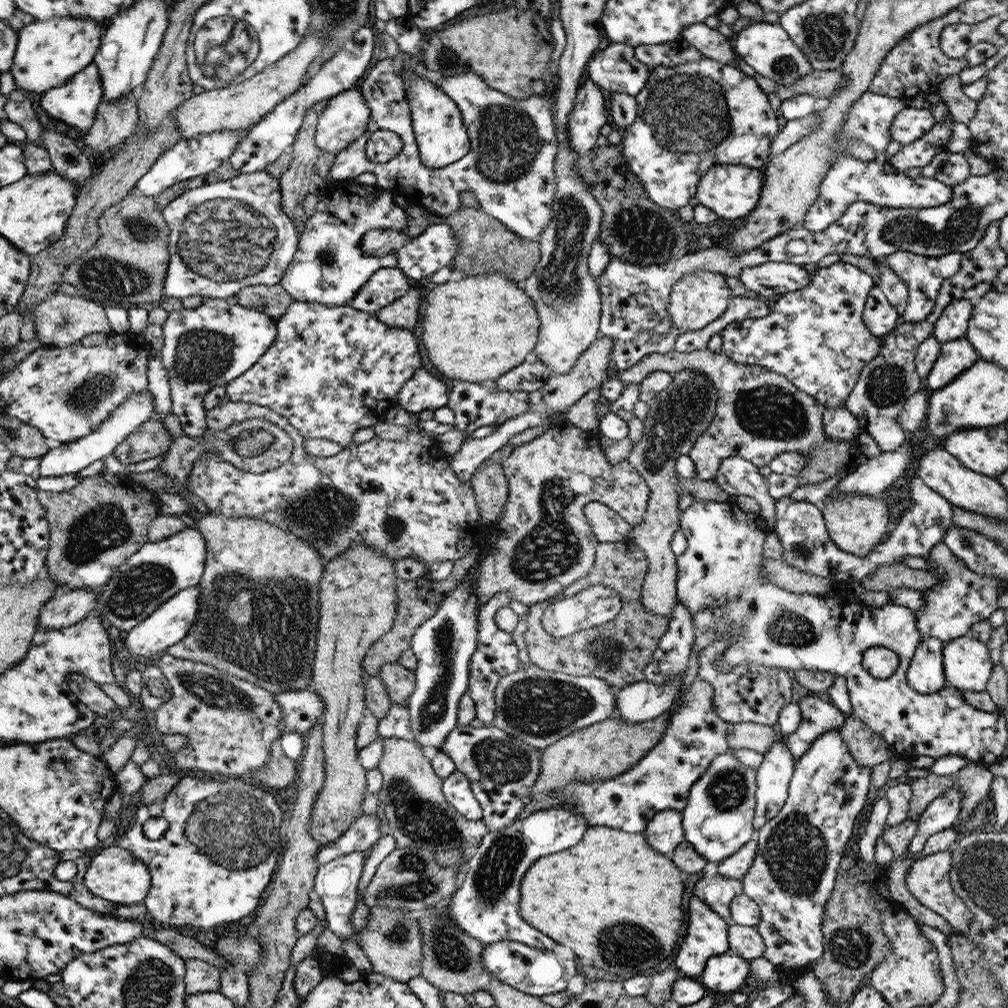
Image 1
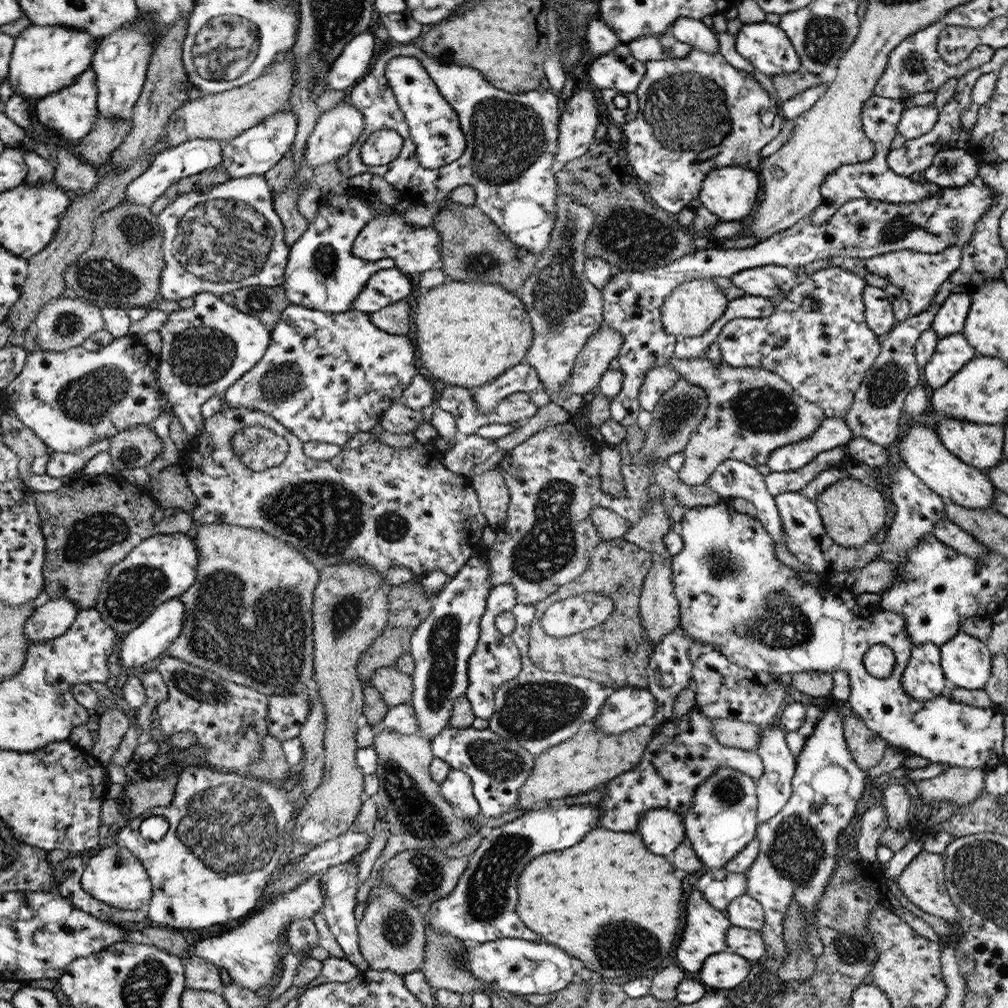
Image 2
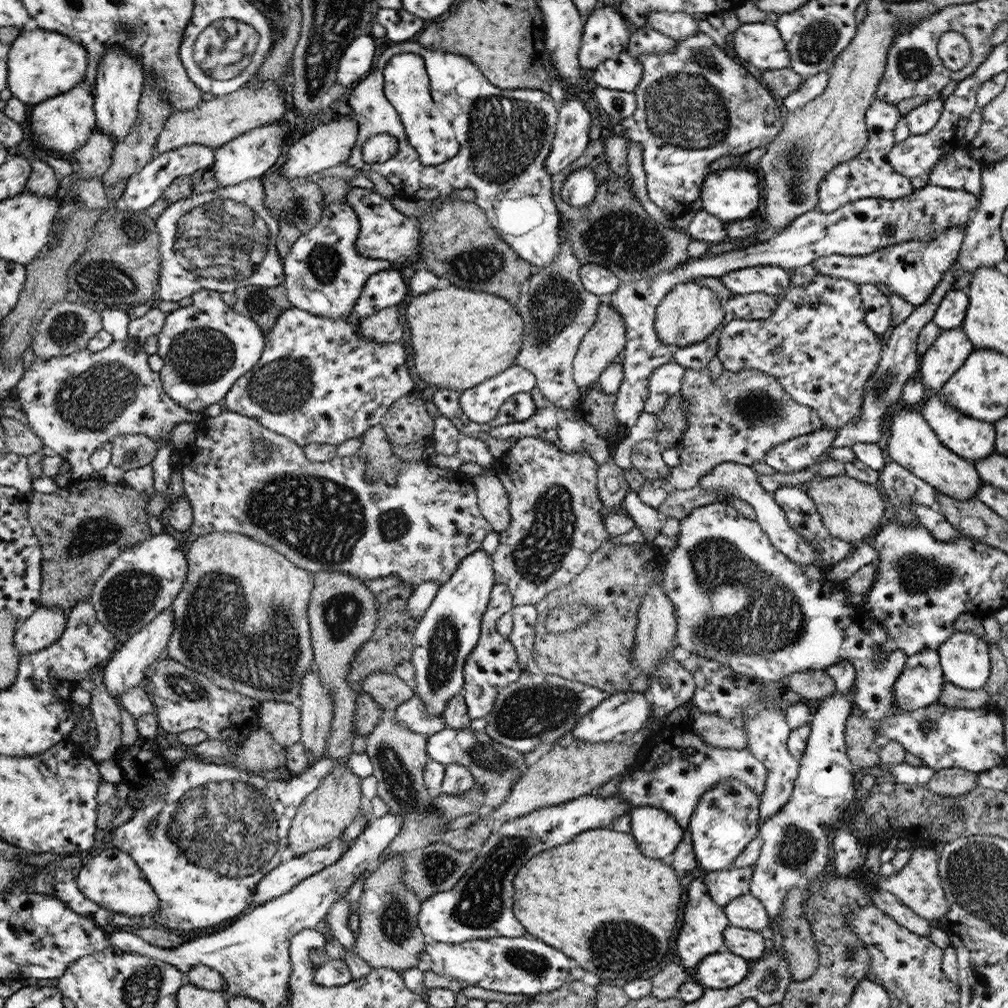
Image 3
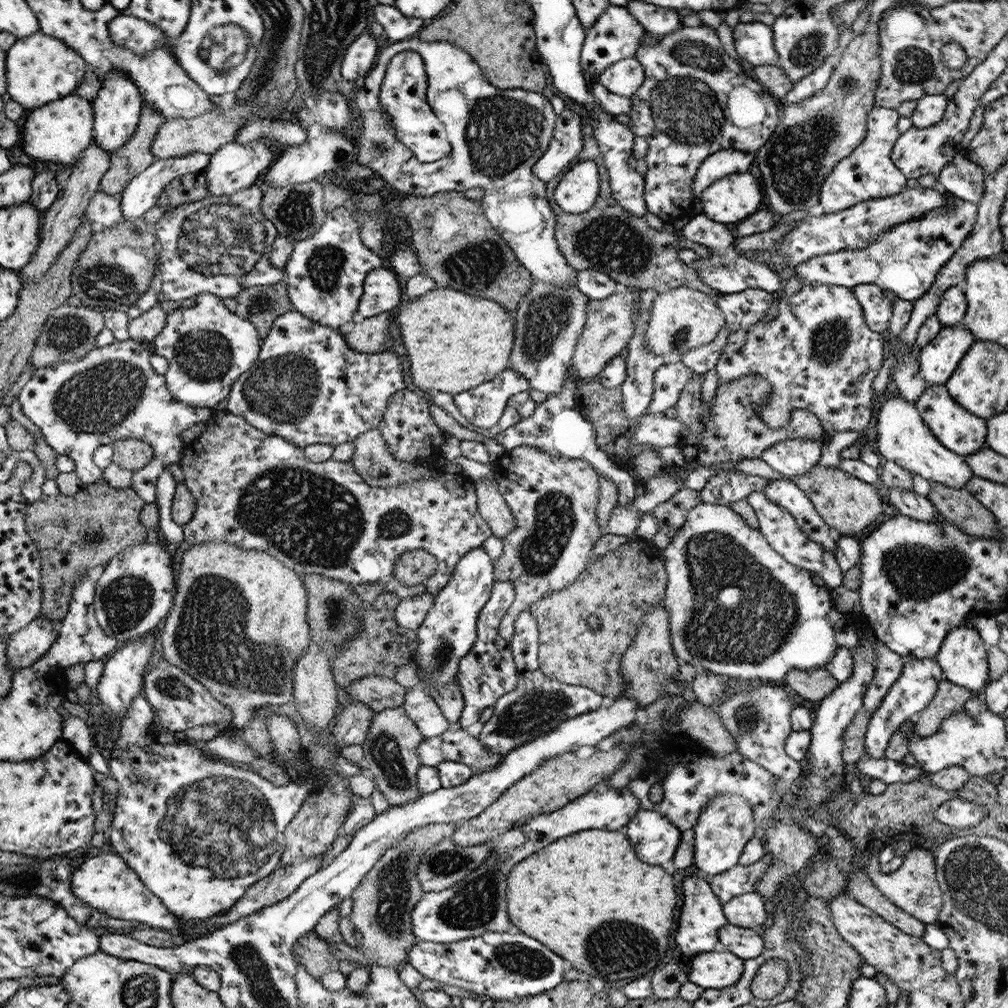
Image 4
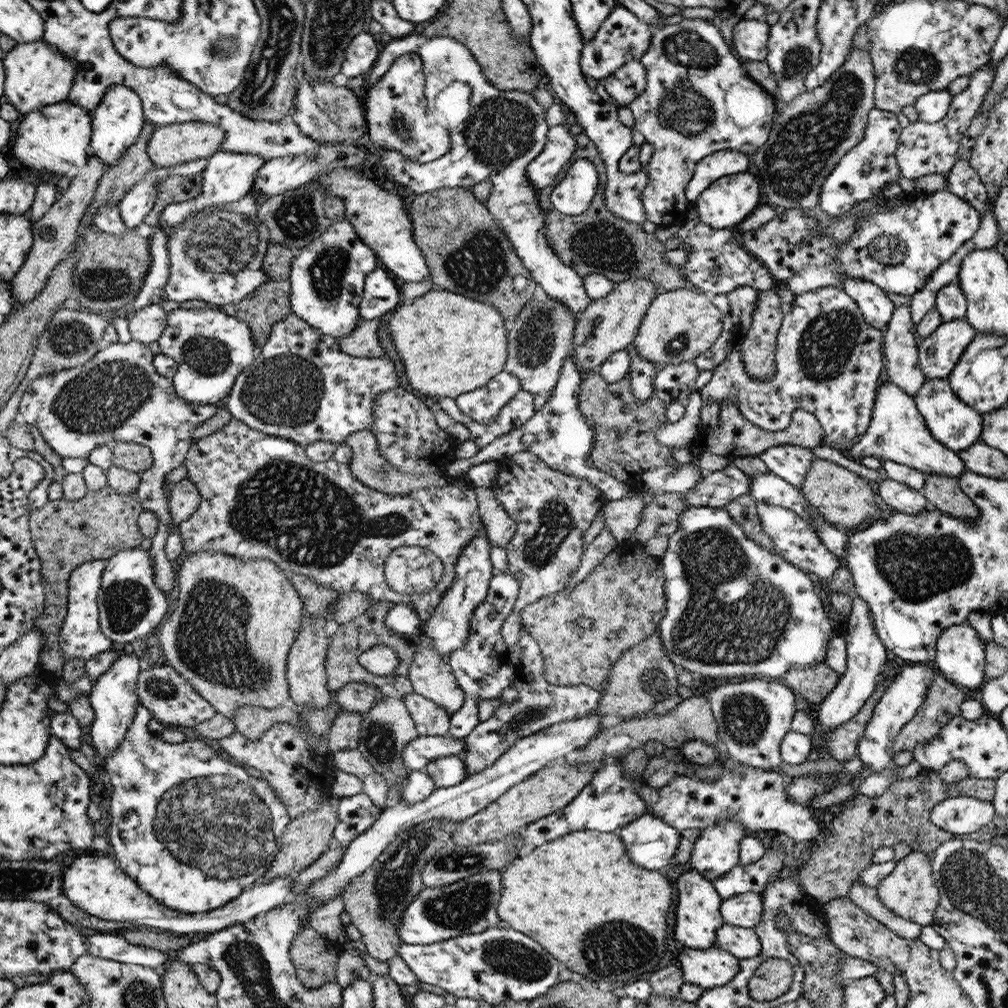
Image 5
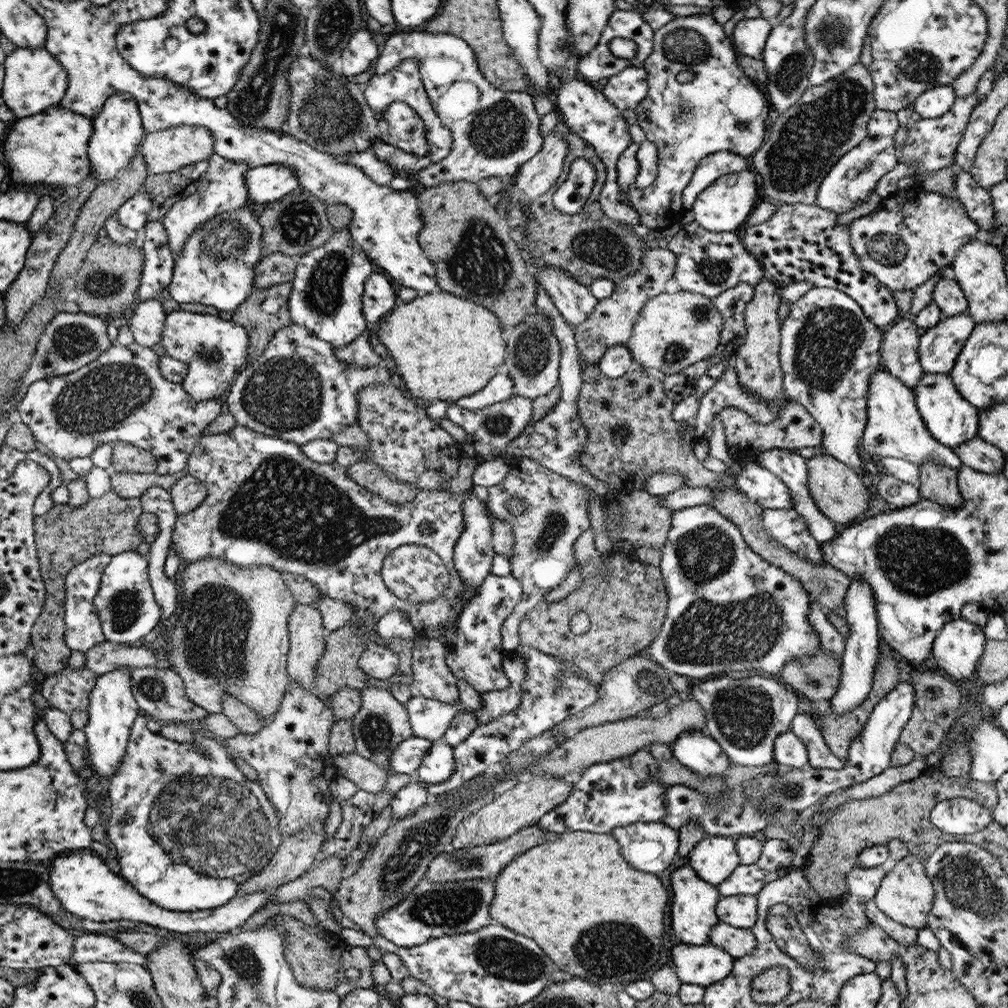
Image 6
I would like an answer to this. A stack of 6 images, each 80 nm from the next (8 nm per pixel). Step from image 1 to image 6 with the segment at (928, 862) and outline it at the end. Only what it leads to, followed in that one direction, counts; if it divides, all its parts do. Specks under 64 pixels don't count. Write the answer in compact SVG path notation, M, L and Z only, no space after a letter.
M906 855L896 863L892 871L884 875L873 897L880 912L894 922L916 930L926 927L928 913L932 910L934 900L934 887L932 881L927 877L923 864L924 861L918 859L917 856Z

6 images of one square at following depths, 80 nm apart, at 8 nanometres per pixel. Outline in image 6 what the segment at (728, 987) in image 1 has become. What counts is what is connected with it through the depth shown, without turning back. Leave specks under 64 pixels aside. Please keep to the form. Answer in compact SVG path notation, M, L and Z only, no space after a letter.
M678 944L672 950L672 962L678 979L683 984L696 984L704 988L728 978L734 958L713 945L688 946Z

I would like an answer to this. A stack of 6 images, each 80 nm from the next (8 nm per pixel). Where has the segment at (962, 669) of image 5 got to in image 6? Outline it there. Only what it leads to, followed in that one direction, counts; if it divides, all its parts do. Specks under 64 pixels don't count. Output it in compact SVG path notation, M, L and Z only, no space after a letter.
M960 617L936 633L931 652L951 680L976 680L975 670L986 641L984 628Z

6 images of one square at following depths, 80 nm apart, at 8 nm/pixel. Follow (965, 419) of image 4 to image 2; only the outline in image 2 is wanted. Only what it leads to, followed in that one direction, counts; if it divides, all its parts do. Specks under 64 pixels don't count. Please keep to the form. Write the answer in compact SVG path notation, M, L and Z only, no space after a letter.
M950 416L936 419L933 425L941 443L961 462L978 468L982 472L992 470L1000 462L1004 462L1004 431L1003 425L976 424L975 422L961 421Z

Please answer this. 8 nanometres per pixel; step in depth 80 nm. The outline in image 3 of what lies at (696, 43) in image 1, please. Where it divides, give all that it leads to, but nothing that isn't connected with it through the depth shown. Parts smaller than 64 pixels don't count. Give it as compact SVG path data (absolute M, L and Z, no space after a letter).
M652 12L648 16L647 26L672 38L676 42L688 40L690 36L700 34L696 20L682 12L674 12L674 14L668 14L668 12Z

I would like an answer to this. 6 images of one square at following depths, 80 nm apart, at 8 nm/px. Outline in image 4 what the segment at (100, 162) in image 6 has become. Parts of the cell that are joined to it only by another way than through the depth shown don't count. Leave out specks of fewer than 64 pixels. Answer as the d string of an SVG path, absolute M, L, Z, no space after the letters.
M112 70L105 77L103 88L94 102L94 142L110 155L134 136L142 117L143 97L134 79L124 70Z

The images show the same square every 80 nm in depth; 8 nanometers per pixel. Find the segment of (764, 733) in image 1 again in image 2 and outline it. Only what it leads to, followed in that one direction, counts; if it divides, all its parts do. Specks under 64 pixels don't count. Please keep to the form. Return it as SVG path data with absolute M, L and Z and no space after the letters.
M723 718L713 719L712 733L716 741L724 746L756 751L760 738L762 738L760 732L762 732L762 727L750 722Z

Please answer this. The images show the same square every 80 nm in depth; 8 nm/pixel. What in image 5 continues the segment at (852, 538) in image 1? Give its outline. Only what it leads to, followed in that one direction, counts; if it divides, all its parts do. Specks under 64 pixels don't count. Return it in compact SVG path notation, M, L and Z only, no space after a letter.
M826 459L812 461L802 482L801 492L825 521L839 529L860 528L878 510L877 492L873 483Z

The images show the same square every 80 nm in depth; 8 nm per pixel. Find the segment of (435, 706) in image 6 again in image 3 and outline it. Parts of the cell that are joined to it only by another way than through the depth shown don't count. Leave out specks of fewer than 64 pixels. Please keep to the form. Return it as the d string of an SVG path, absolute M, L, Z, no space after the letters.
M420 695L410 697L392 713L395 721L406 725L409 729L412 729L412 732L427 737L433 736L446 727L442 715L432 716L426 712L424 701Z

